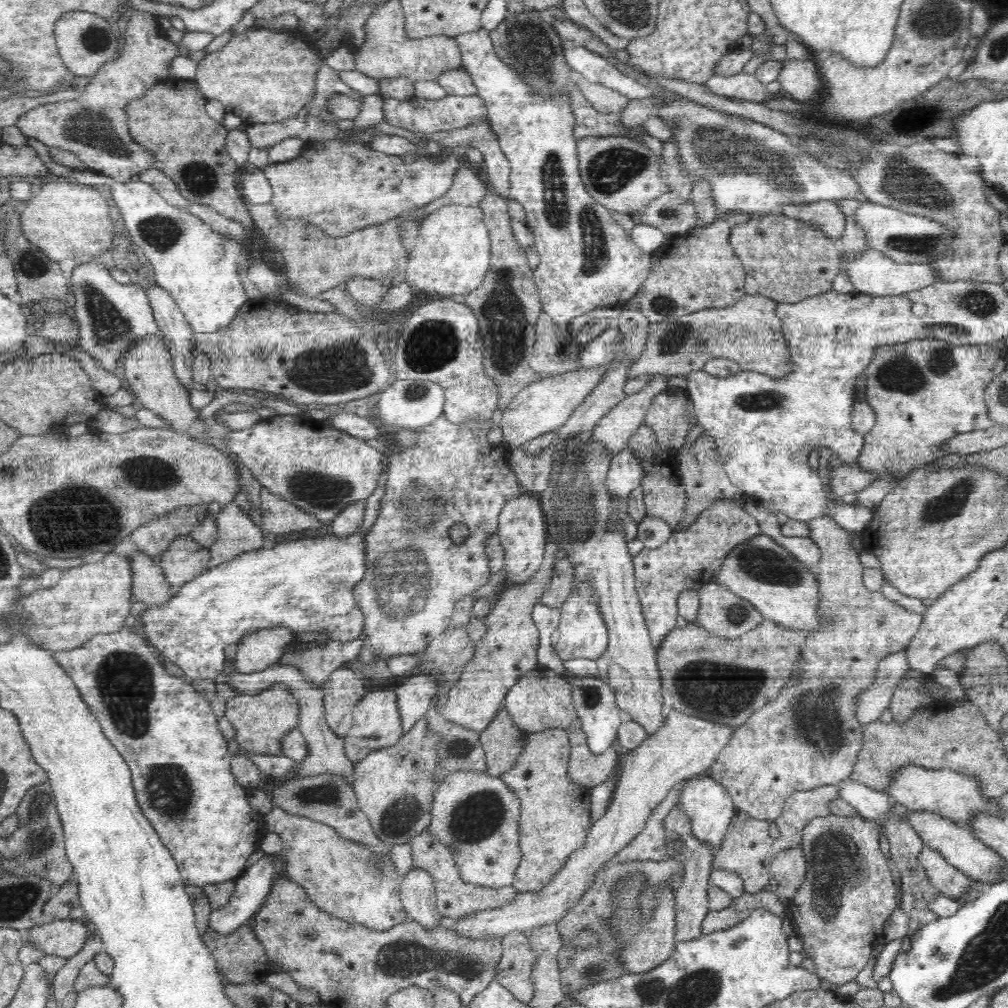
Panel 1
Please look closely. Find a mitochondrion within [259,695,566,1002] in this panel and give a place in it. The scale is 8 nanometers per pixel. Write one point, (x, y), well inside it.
(400, 960)

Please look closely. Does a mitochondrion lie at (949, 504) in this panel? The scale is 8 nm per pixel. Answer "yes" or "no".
yes

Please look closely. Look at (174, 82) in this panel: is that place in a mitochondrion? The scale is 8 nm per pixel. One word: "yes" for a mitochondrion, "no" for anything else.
no

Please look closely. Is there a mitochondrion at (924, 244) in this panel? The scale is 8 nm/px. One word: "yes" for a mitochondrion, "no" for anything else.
yes

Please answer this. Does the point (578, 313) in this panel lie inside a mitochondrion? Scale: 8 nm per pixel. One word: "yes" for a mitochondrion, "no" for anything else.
no

